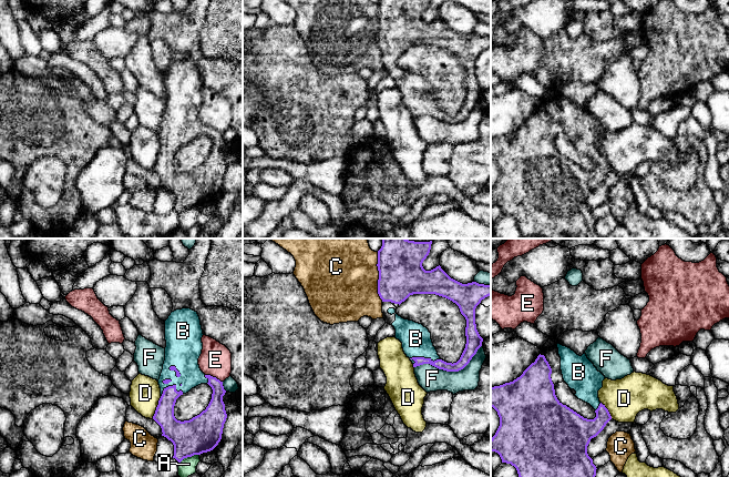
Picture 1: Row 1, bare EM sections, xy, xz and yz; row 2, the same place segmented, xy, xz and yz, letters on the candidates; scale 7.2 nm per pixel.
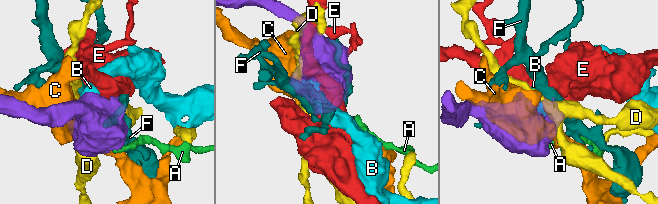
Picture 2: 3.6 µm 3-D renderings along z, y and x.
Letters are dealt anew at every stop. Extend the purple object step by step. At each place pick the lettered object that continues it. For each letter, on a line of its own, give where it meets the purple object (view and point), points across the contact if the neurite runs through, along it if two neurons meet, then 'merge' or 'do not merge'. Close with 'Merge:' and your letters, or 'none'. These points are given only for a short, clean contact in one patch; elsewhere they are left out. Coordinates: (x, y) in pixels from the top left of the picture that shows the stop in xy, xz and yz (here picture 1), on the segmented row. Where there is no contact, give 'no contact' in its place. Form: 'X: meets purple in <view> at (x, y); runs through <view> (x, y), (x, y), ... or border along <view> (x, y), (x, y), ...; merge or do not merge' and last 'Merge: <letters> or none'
A: meets purple in xy at (188, 456); border along xy (198, 454), (184, 457), (178, 463); do not merge
B: meets purple in xy at (174, 385); merge
C: meets purple in xz at (379, 276); do not merge
D: meets purple in xy at (156, 407); border along xy (161, 396), (152, 418); do not merge
E: meets purple in xy at (214, 377); border along xy (205, 374), (215, 376), (222, 382); do not merge
F: meets purple in xz at (450, 371); do not merge
Merge: B

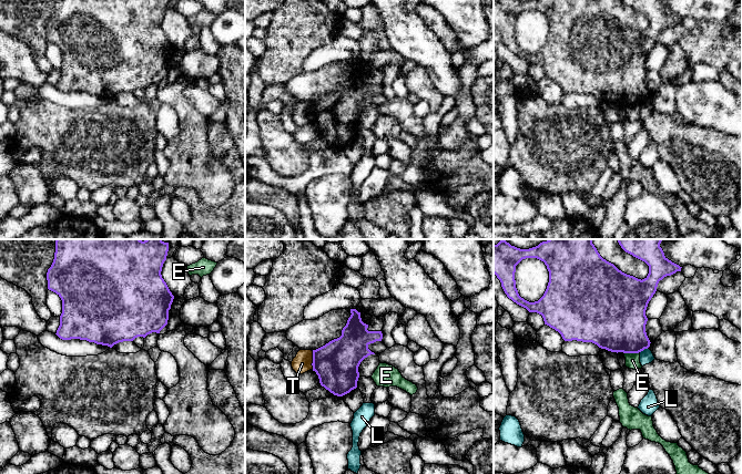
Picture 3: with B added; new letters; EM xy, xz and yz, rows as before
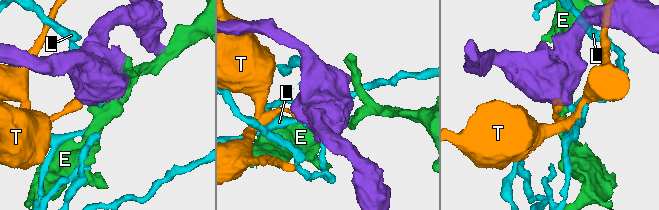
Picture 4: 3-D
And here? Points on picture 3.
E: meets purple in yz at (631, 352); border along yz (639, 351), (624, 353); do not merge
L: meets purple in yz at (643, 349); border along yz (648, 347), (640, 352); do not merge
T: meets purple in xz at (313, 360); border along xz (313, 351), (312, 369); do not merge
Merge: none

